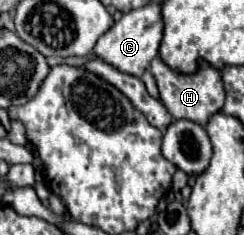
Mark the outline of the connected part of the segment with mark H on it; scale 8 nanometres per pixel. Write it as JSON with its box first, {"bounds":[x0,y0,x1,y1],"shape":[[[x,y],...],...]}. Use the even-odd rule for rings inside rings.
{"bounds":[150,55,224,125],"shape":[[[158,55],[152,59],[150,63],[150,73],[154,75],[158,89],[160,89],[160,99],[164,103],[164,107],[170,111],[170,115],[174,119],[190,119],[194,123],[206,125],[208,119],[218,113],[224,105],[224,85],[222,85],[222,77],[220,71],[214,69],[212,65],[208,65],[204,59],[198,59],[198,71],[182,75],[174,69],[170,69]]]}

